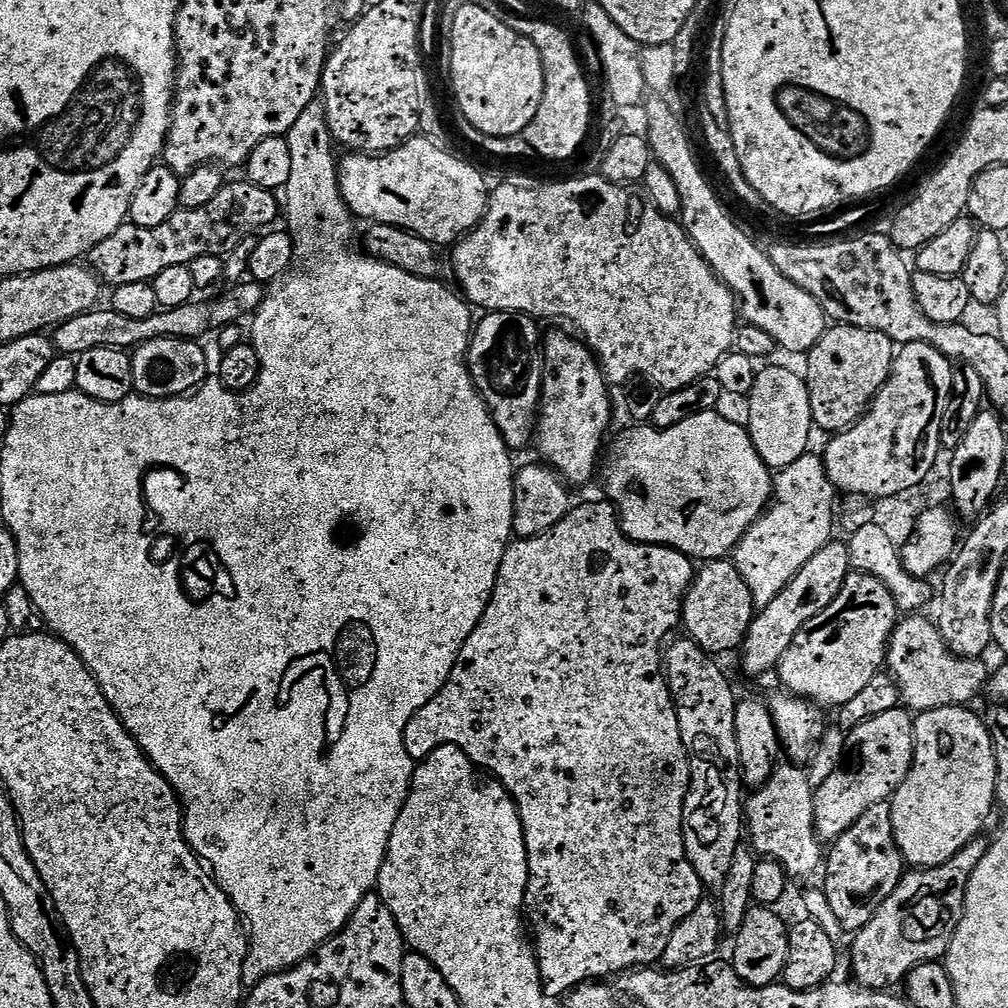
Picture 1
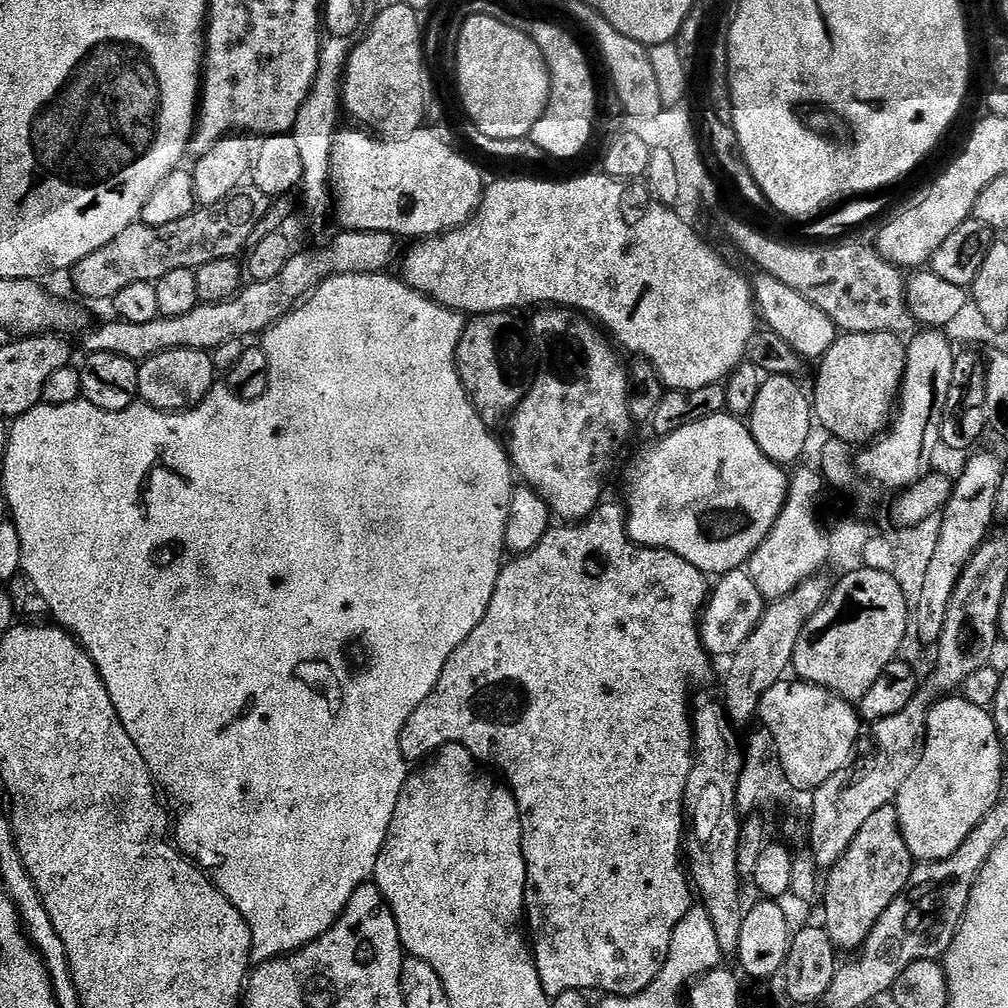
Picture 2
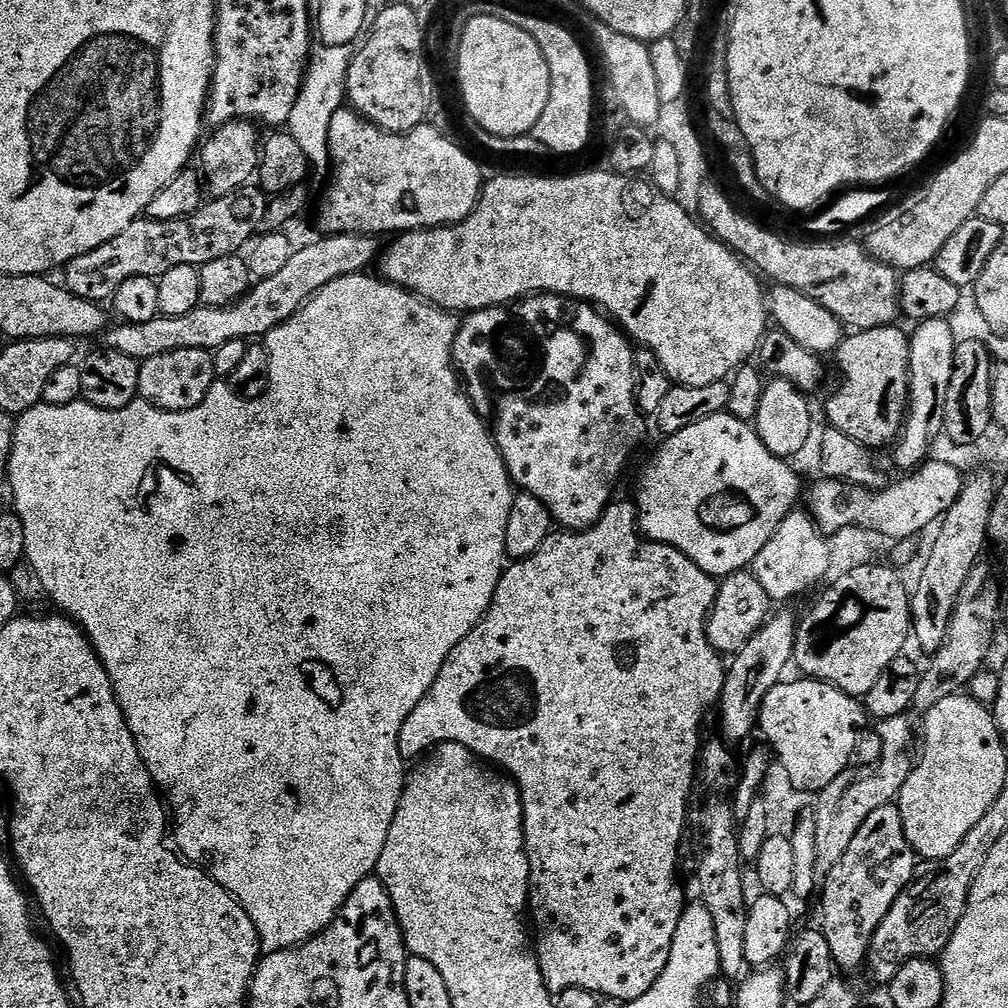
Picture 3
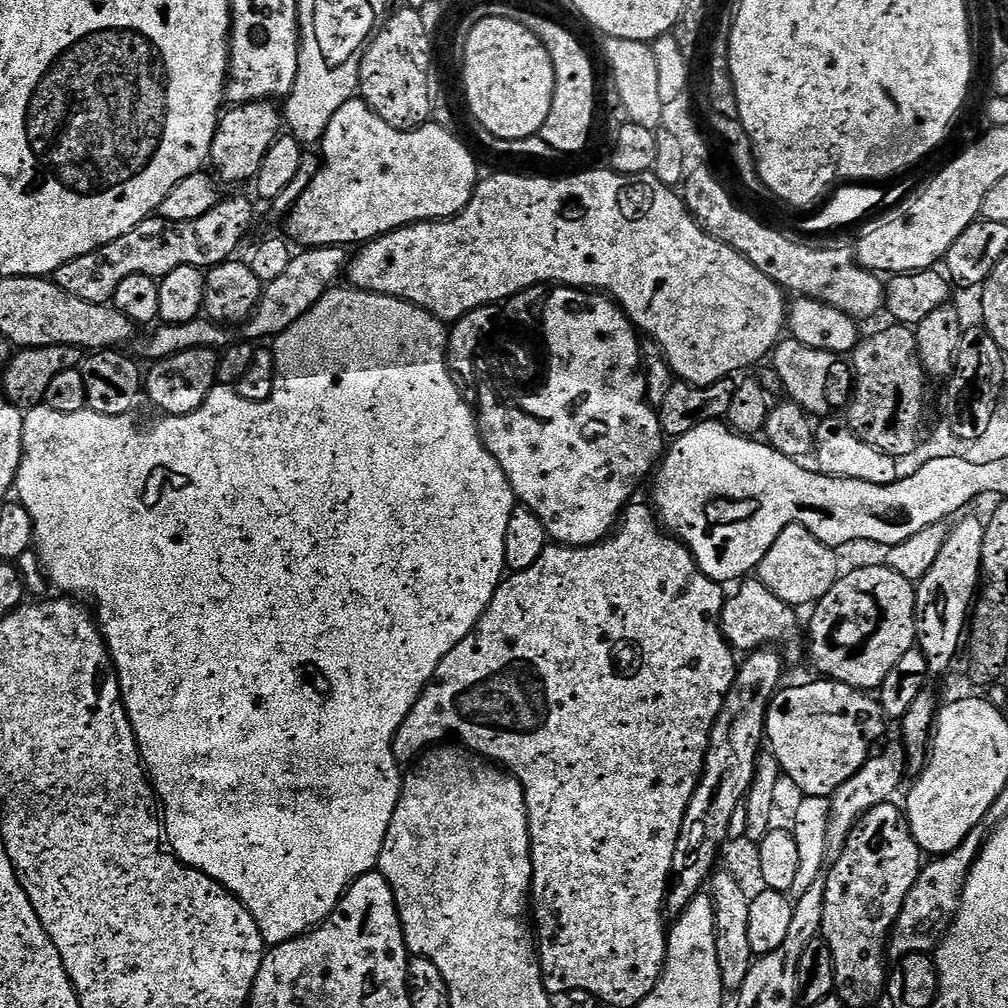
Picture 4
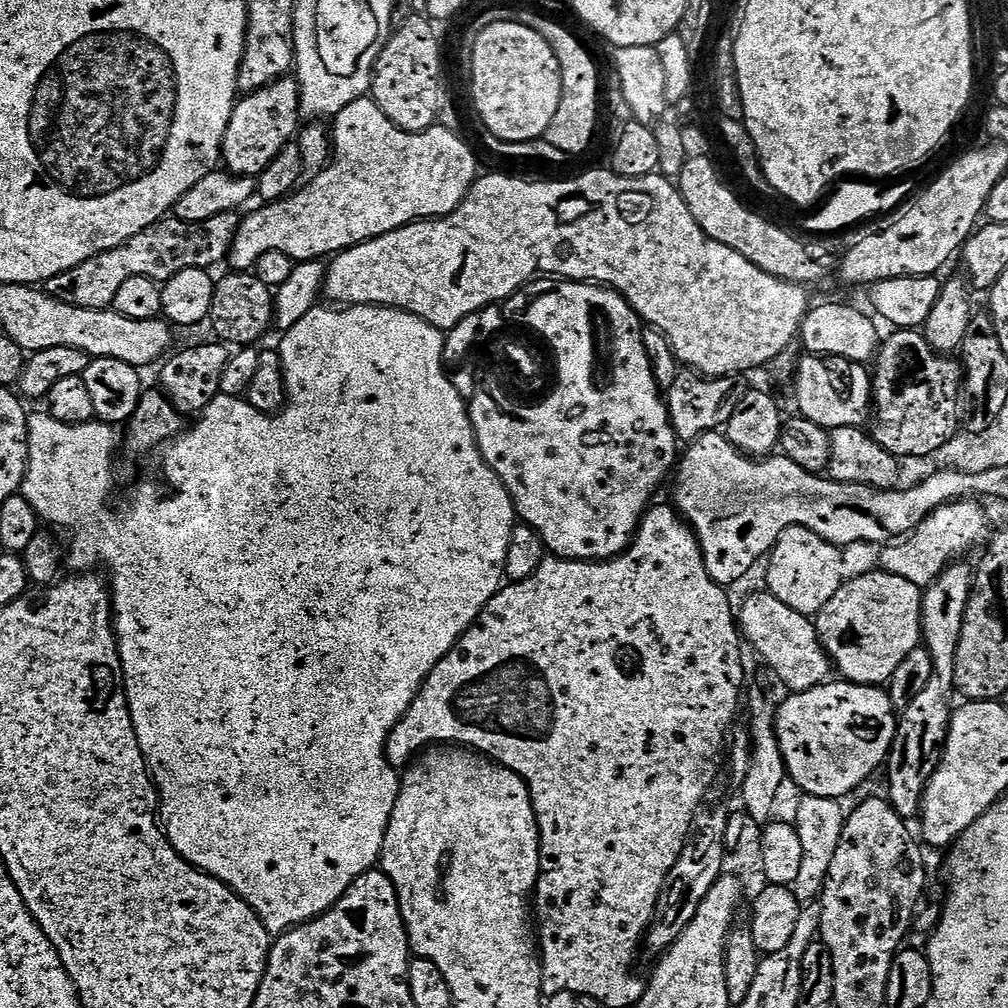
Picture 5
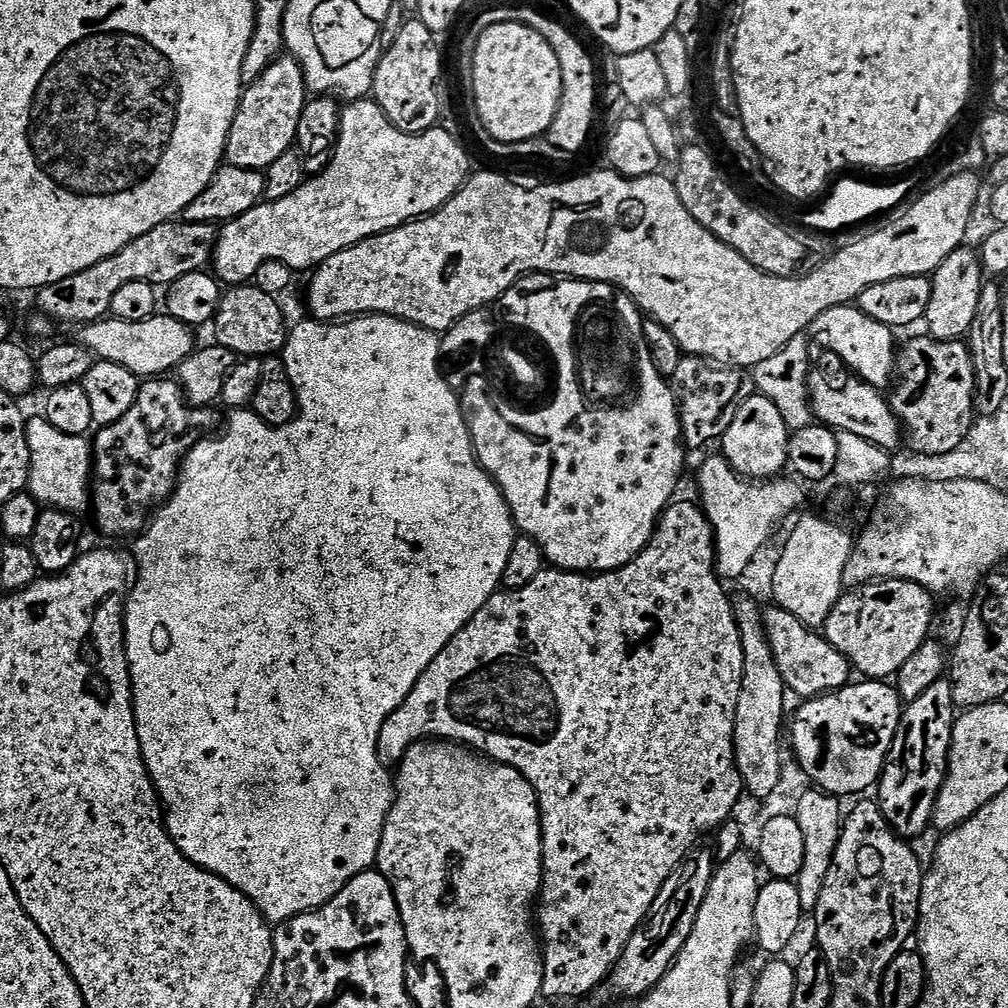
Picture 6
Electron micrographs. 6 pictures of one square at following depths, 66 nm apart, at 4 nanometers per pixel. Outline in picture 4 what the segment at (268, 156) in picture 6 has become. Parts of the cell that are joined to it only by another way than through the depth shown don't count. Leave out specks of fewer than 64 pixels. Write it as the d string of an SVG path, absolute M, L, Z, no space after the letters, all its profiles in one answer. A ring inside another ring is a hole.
M259 100L253 104L229 107L220 117L212 143L210 168L217 181L225 185L244 184L247 180L248 183L255 181L267 152L281 135L282 112L273 101Z

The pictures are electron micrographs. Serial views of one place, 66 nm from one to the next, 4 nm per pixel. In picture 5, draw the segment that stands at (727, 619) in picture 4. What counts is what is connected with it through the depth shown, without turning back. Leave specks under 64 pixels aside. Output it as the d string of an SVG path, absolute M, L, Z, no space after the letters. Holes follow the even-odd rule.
M761 590L761 592L754 593L753 596L746 597L741 604L738 604L738 627L747 647L749 649L752 647L768 663L769 670L788 687L789 693L805 692L811 688L817 688L819 684L829 683L831 676L828 675L833 675L834 665L828 657L828 651L824 649L824 643L816 635L815 623L798 610L790 610L790 606L786 606L786 602L774 598L772 592Z

